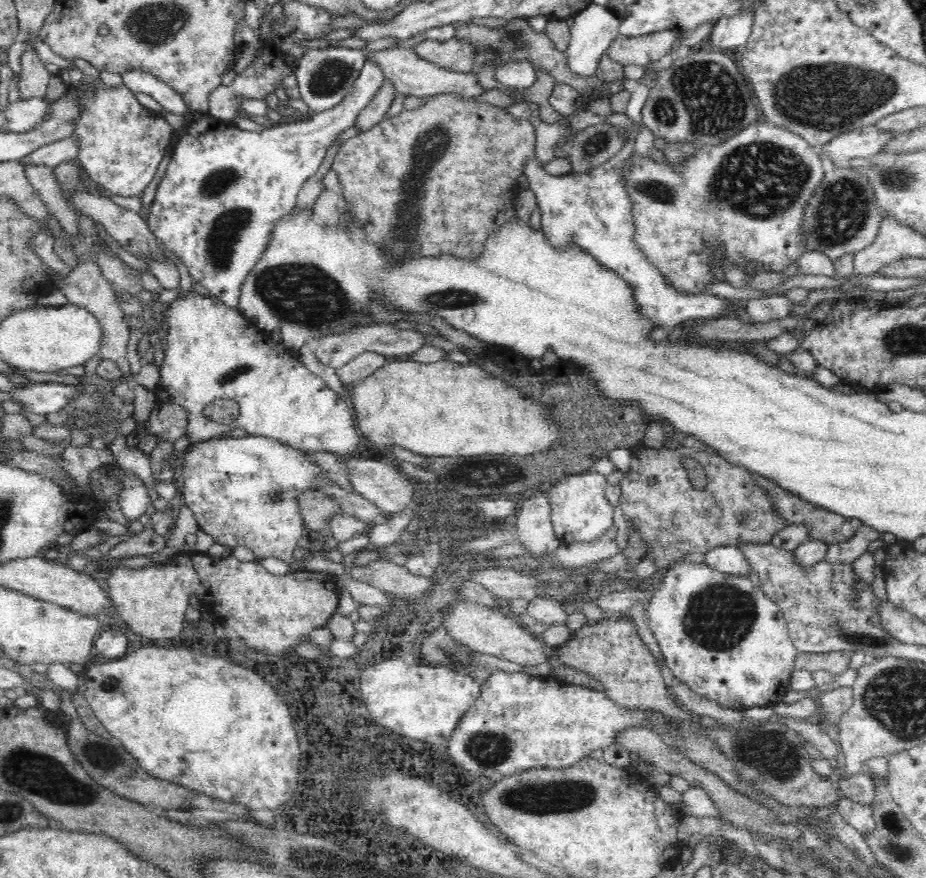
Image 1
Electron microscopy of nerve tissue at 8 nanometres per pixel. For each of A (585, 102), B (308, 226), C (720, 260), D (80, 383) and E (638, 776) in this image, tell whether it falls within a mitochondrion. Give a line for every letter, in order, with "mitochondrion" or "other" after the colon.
A: other
B: other
C: other
D: other
E: other

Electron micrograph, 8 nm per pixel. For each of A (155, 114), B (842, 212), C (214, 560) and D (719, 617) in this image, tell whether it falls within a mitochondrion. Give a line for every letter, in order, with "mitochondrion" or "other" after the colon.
A: other
B: mitochondrion
C: other
D: mitochondrion

